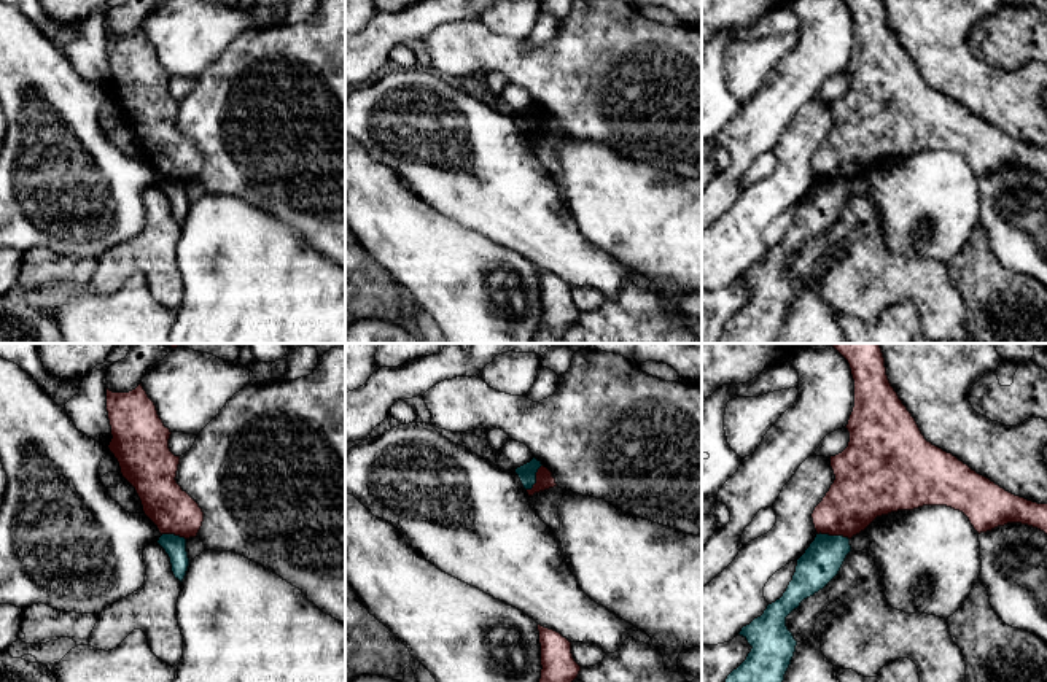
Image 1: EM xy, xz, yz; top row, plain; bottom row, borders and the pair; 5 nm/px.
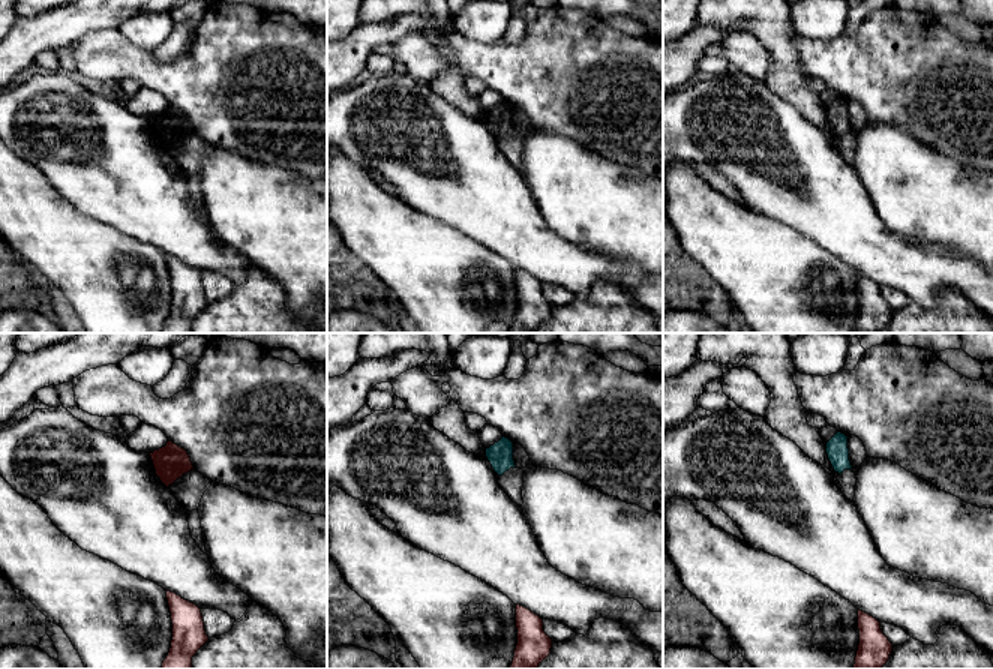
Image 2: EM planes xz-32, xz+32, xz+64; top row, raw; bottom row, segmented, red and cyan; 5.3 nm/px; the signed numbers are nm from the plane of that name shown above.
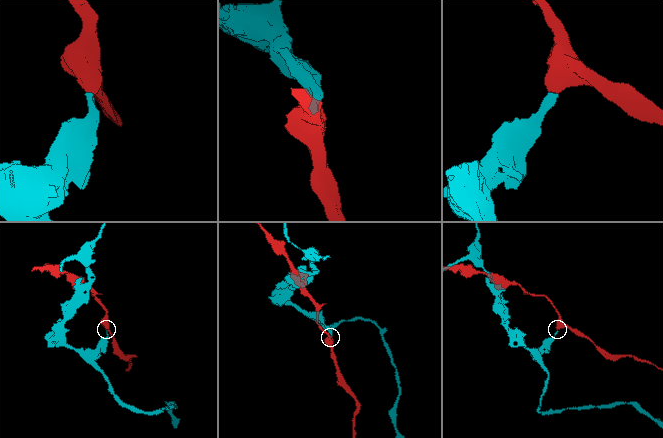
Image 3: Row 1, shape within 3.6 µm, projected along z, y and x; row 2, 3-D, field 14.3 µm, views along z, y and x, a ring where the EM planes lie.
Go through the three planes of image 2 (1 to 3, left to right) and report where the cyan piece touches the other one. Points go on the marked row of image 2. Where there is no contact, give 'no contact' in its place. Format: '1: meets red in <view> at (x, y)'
1: no contact
2: no contact
3: no contact

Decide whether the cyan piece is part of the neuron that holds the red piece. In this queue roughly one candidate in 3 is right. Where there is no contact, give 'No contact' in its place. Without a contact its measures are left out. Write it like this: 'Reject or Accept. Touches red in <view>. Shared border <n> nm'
Reject. Touches red in yz. Shared border 160 nm

